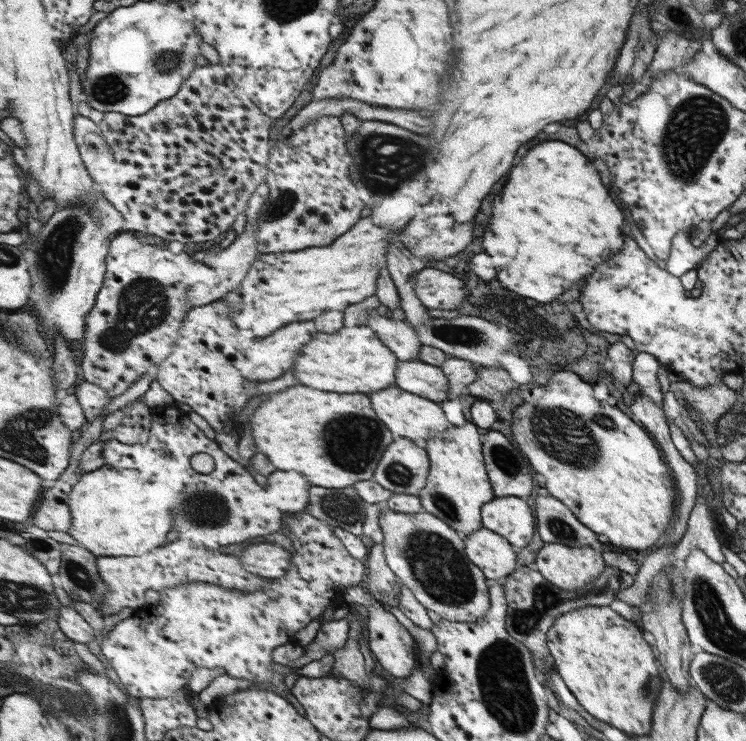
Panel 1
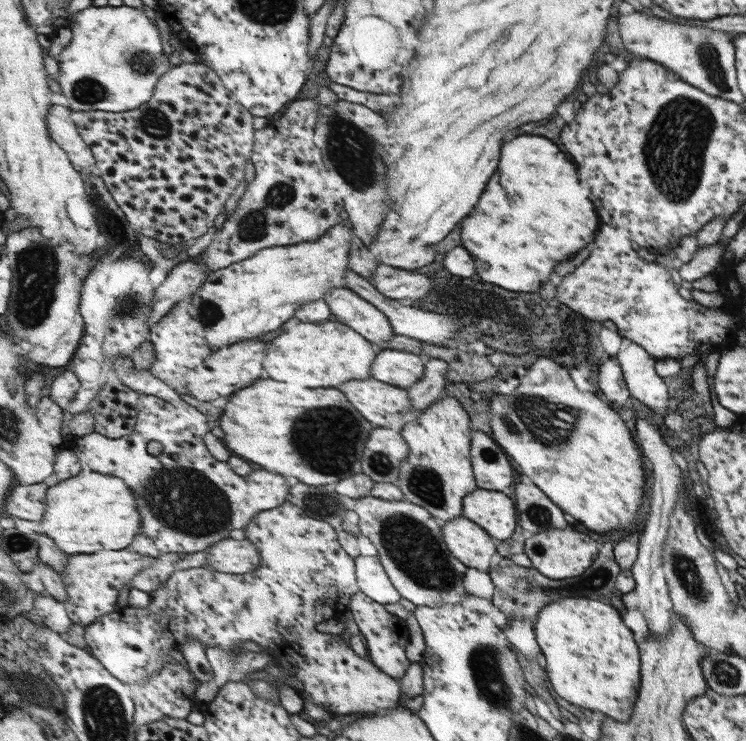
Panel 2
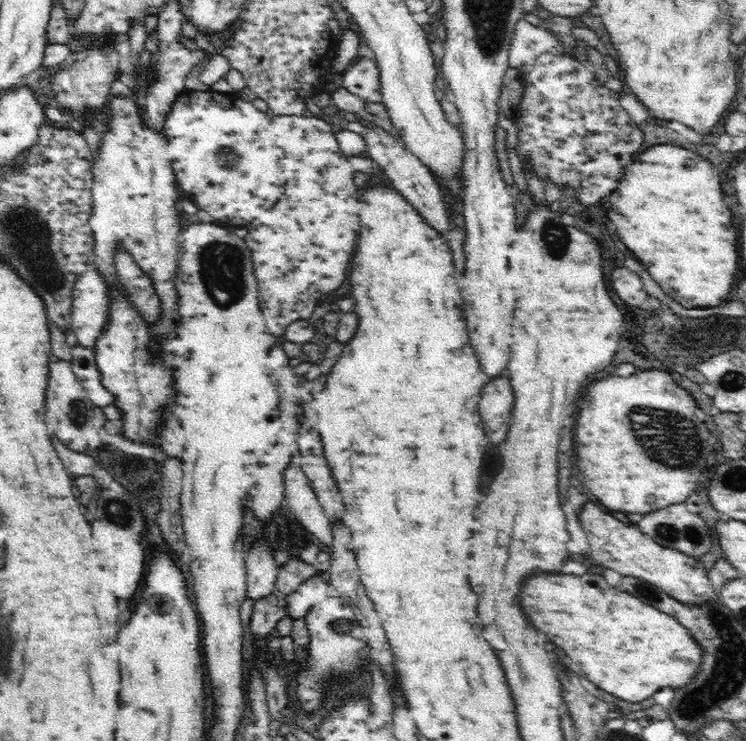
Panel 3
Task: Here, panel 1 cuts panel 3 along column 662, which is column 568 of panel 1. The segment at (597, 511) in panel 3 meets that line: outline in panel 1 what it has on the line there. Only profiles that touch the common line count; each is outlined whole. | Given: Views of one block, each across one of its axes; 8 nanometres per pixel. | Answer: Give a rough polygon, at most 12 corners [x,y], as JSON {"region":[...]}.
{"region":[[544,543],[533,567],[561,590],[603,573],[590,546]]}

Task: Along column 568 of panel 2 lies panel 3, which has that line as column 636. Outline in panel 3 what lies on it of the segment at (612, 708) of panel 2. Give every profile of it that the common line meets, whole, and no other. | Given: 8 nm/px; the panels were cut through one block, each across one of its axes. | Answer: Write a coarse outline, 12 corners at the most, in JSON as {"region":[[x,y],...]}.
{"region":[[538,574],[526,616],[601,692],[690,682],[676,617],[598,576]]}

